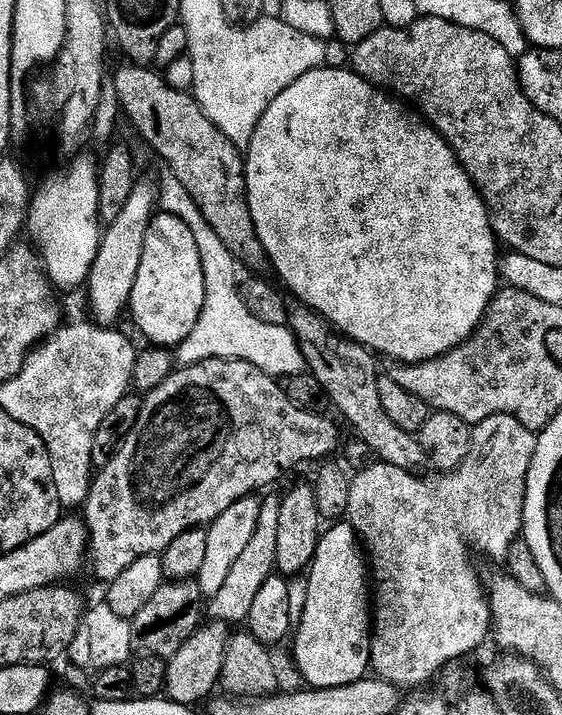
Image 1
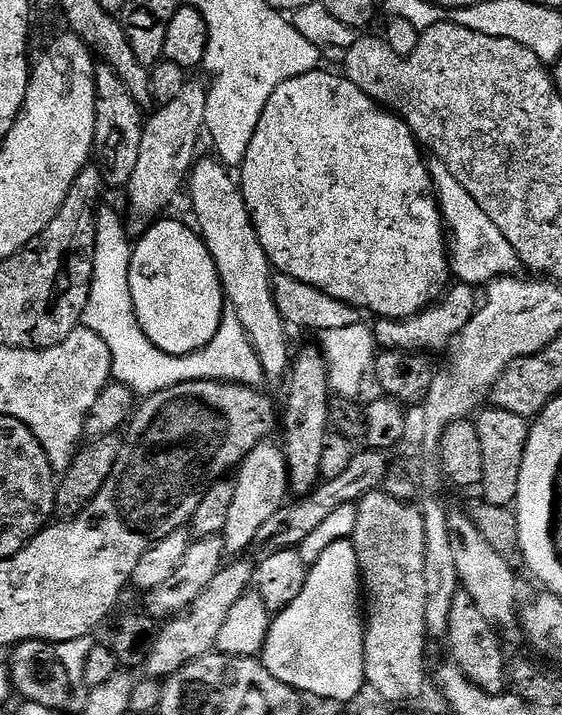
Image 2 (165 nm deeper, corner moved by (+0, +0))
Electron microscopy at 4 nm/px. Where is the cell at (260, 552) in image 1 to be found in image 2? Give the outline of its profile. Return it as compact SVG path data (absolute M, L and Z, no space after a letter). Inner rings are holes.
M244 558L233 559L236 561L229 568L228 565L221 567L220 572L214 574L210 586L206 586L206 590L202 590L202 594L194 598L194 602L186 611L159 625L158 631L151 637L152 649L149 650L148 661L144 664L145 670L148 671L145 673L149 677L170 677L190 661L202 658L207 652L215 649L218 633L234 602L248 592L254 584L253 561L240 559Z

